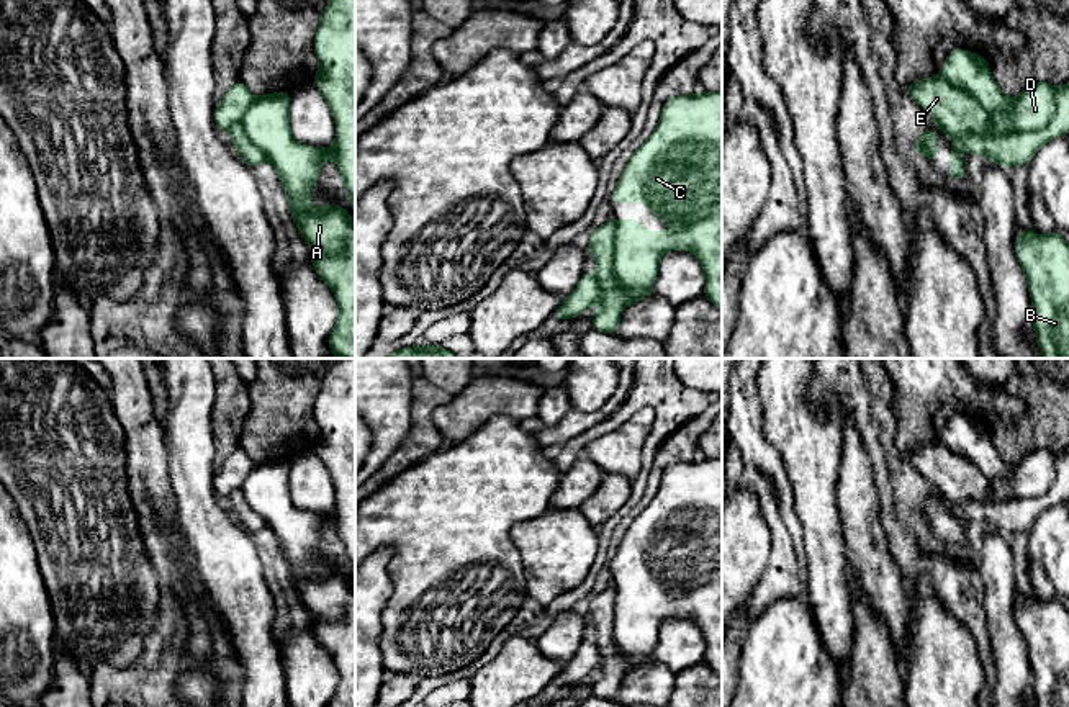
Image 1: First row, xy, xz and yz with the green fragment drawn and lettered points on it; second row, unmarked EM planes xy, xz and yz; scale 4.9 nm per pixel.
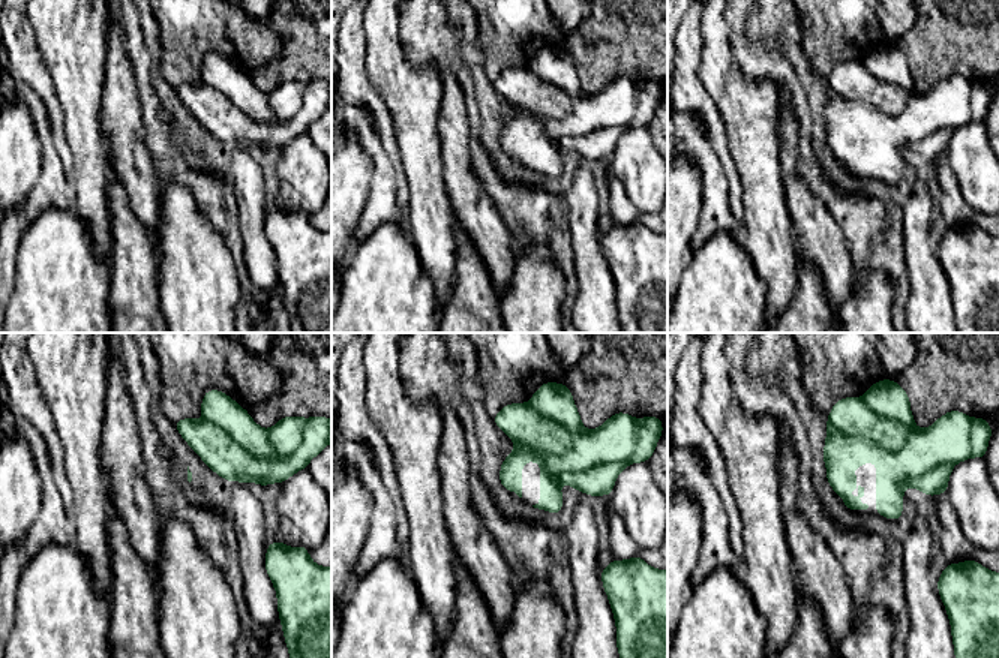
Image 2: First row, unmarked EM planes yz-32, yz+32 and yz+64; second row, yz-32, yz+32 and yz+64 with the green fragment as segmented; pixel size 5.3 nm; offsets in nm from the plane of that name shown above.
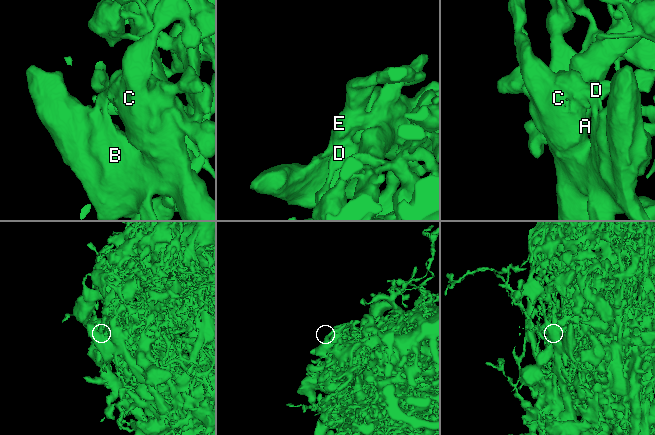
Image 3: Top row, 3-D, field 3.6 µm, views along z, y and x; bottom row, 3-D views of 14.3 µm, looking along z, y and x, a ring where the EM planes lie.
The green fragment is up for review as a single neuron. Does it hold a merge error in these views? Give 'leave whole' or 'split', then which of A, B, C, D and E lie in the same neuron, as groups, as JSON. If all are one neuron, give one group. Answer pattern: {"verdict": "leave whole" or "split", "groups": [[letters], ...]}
{"verdict": "split", "groups": [["A", "B", "C", "D"], ["E"]]}

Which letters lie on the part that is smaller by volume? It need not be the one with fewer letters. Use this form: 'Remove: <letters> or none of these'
Remove: E

